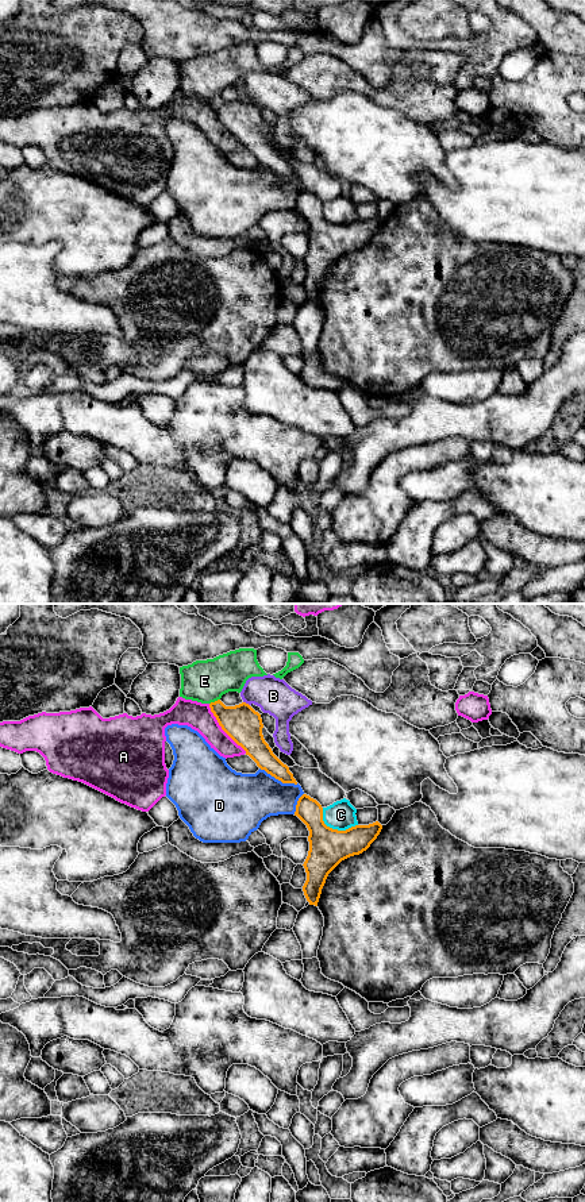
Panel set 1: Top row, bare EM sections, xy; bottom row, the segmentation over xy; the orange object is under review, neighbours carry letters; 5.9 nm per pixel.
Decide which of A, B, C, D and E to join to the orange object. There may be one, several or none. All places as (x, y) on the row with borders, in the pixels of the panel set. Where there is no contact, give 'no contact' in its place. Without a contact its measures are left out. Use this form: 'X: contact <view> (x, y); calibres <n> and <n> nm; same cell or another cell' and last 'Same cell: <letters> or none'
A: contact xy (222, 728); calibres 220 and 160 nm; another cell
B: contact xy (245, 702); calibres 220 and 220 nm; another cell
C: contact xy (334, 829); calibres 220 and 170 nm; another cell
D: contact xy (278, 779); calibres 140 and 320 nm; another cell
E: contact xy (215, 701); calibres 220 and 260 nm; another cell
Same cell: none

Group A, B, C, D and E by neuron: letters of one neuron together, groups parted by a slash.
A / B / C / D / E

